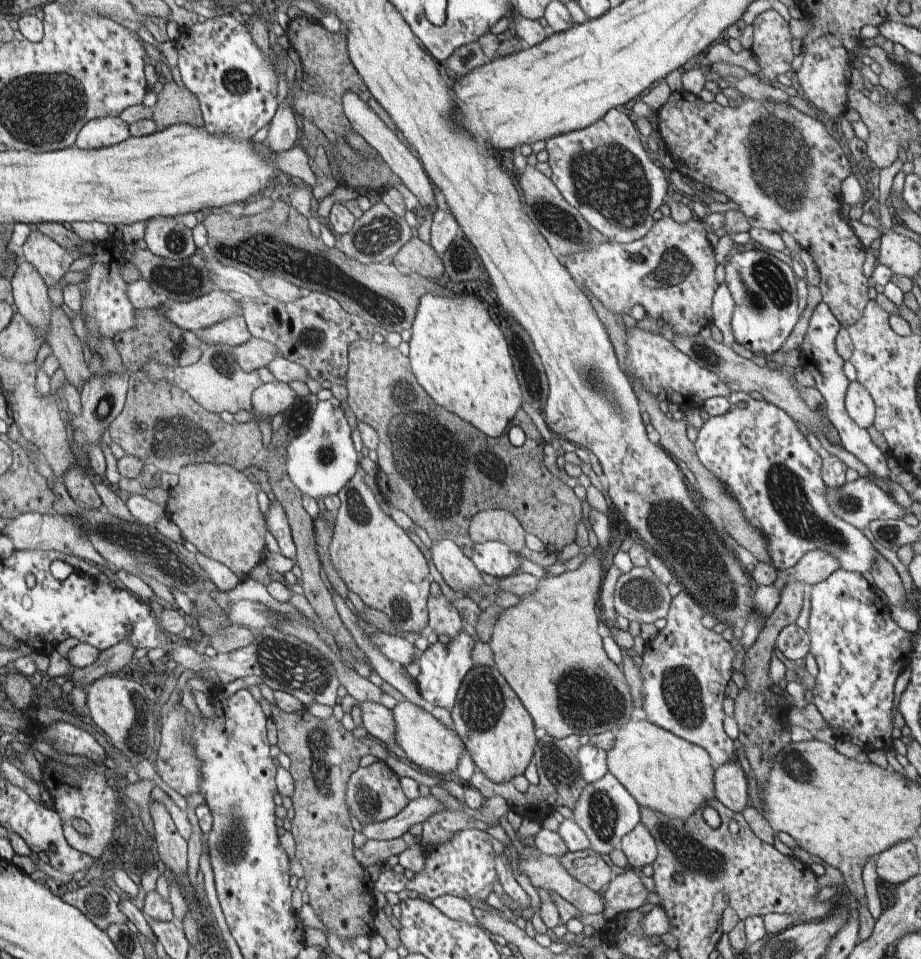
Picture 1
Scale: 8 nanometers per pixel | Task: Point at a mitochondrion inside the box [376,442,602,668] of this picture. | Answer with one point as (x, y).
(400, 608)

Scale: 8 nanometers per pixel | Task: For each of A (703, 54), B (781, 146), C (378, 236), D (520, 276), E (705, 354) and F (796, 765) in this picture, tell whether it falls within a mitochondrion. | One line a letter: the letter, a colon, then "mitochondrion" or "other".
A: other
B: mitochondrion
C: mitochondrion
D: other
E: mitochondrion
F: mitochondrion

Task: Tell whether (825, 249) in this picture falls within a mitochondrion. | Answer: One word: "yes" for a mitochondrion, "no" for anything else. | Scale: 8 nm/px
no

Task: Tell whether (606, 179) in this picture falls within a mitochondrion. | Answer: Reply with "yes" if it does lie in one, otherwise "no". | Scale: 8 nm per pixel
yes

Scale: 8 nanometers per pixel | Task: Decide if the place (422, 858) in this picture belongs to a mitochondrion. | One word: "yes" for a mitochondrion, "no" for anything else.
no

